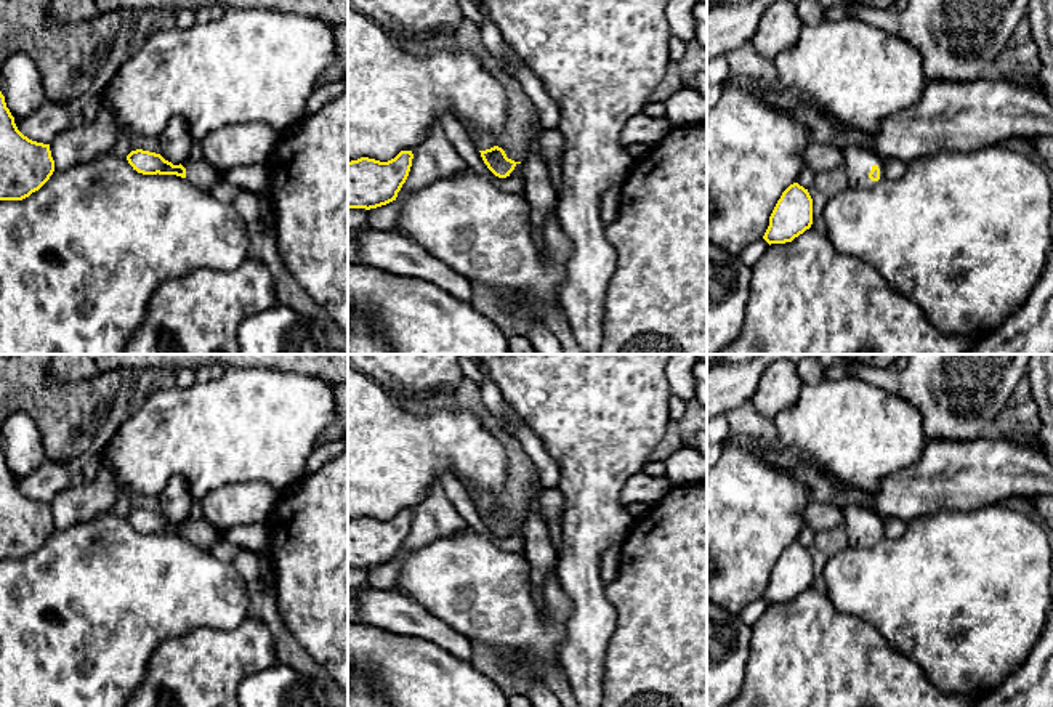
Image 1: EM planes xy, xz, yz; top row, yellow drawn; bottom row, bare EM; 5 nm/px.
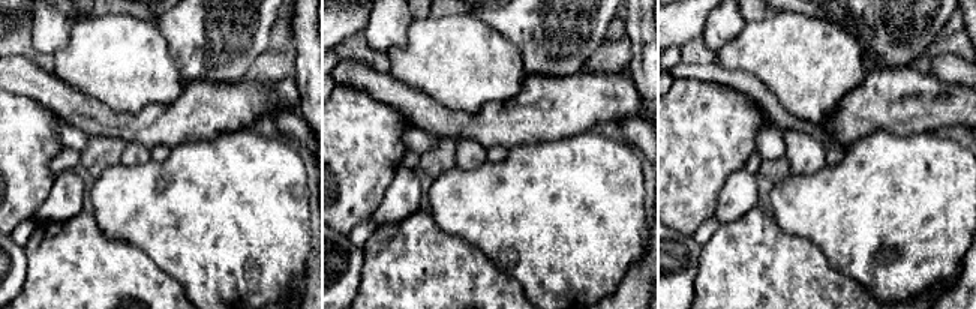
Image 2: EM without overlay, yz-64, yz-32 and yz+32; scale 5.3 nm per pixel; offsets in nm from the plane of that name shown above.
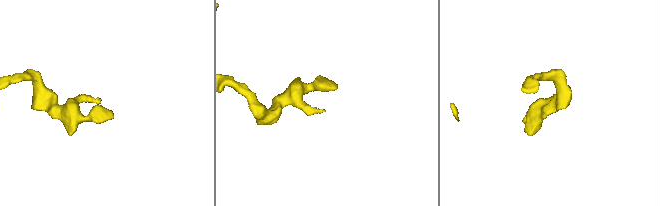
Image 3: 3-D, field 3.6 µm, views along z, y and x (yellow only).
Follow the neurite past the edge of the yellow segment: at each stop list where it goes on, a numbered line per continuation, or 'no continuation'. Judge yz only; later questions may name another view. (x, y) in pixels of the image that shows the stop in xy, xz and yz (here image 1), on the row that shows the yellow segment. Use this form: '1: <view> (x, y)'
1: yz (858, 162)

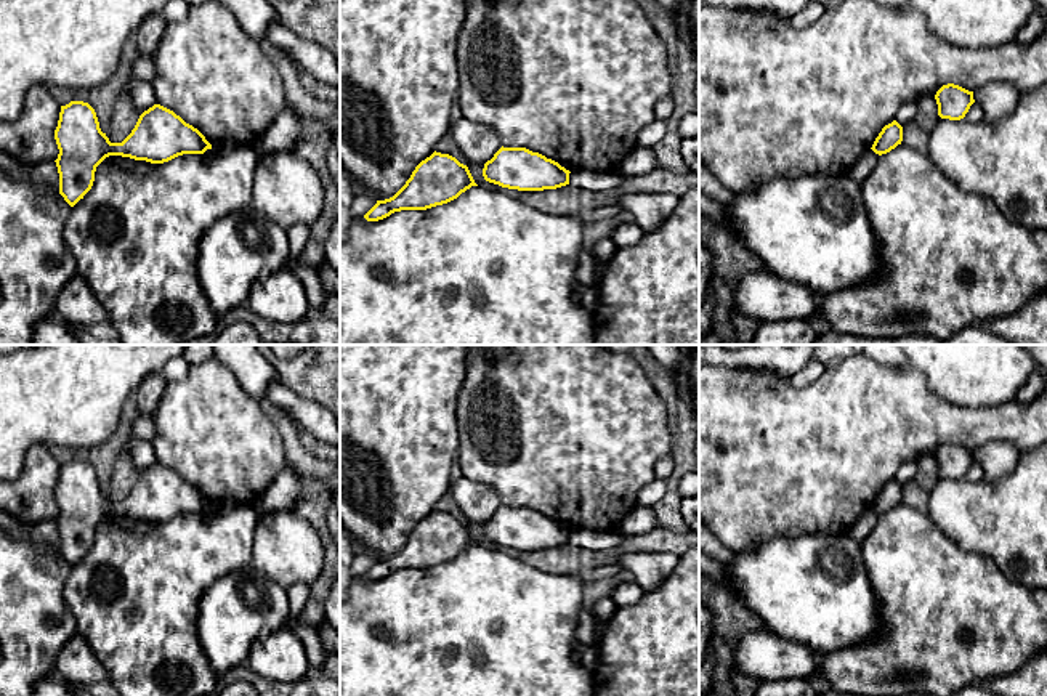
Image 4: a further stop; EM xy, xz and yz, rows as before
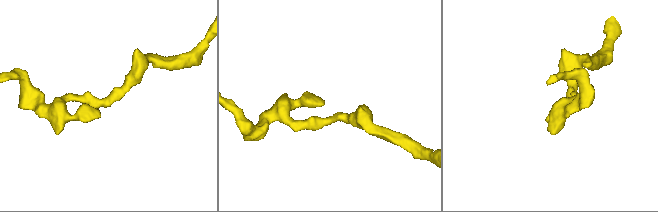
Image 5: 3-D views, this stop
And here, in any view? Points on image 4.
no continuation

